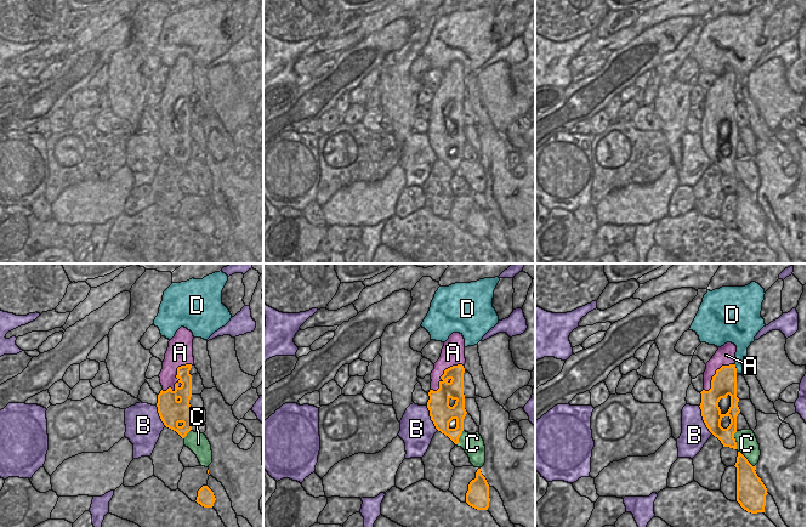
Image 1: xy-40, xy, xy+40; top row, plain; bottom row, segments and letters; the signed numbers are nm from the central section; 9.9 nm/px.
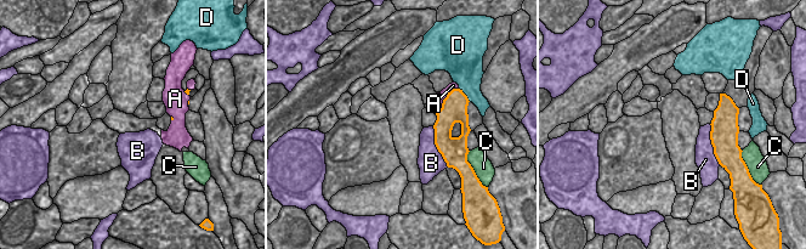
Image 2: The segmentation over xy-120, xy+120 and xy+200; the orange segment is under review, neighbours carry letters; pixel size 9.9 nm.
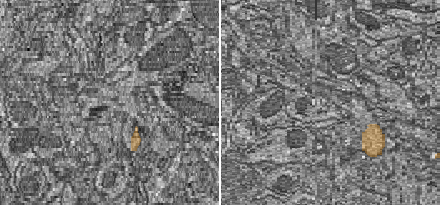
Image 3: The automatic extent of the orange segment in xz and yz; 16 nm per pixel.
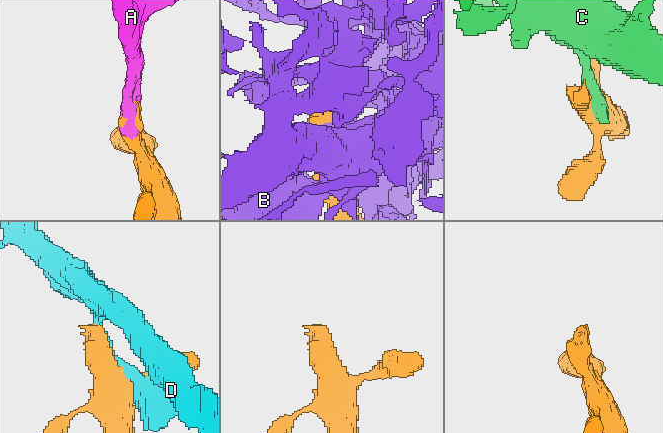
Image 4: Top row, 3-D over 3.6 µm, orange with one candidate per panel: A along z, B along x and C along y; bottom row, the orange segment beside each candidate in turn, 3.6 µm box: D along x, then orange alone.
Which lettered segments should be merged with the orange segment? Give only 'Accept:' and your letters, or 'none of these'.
Accept: A

